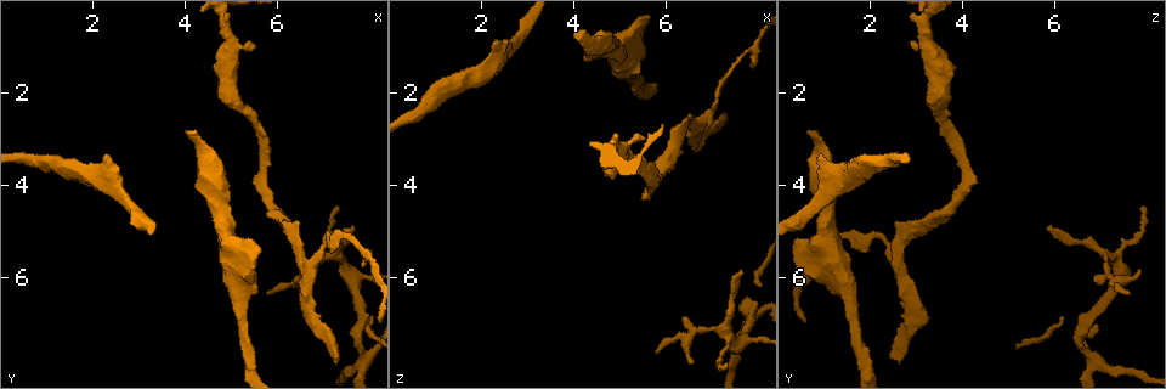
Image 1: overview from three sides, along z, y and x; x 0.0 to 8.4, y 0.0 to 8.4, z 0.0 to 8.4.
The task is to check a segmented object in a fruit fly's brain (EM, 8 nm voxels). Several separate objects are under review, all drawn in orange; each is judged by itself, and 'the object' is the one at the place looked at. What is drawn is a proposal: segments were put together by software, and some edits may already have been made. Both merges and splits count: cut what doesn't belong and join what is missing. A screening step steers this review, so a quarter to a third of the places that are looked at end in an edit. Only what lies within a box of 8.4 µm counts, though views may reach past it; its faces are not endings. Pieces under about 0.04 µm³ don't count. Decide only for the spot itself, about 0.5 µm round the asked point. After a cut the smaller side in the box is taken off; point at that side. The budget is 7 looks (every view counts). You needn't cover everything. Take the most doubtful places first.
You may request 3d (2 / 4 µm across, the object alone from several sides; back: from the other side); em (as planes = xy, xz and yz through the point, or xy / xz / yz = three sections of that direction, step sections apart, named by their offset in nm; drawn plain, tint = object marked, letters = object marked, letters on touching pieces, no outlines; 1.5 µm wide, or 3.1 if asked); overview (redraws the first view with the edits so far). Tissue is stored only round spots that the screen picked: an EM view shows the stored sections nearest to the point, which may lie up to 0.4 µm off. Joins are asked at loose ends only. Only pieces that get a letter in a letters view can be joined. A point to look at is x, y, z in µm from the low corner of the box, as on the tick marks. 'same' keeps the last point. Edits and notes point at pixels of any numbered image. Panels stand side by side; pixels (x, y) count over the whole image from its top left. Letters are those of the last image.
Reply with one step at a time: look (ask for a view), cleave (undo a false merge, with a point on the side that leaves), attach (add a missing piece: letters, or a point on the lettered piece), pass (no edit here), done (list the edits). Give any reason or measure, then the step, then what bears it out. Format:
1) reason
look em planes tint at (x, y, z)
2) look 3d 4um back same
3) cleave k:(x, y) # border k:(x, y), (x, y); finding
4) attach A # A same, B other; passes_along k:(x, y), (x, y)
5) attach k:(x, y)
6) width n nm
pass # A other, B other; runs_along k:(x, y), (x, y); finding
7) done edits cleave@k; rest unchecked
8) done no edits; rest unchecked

thin end
look em xz step 8 letters at (7.80, 5.75, 1.40)

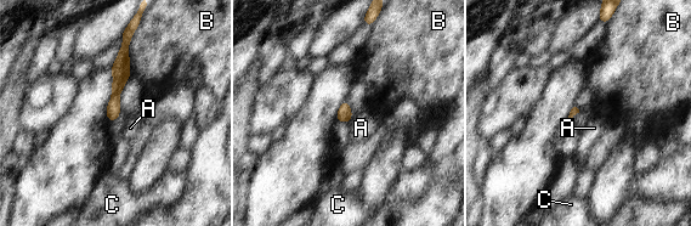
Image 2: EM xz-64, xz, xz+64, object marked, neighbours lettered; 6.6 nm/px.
pass # A other, B other, C other; runs_along 2:(125, 49), (111, 118); none of them fits

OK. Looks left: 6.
free end
look em xz step 8 tint at (4.25, 2.80, 0.70)

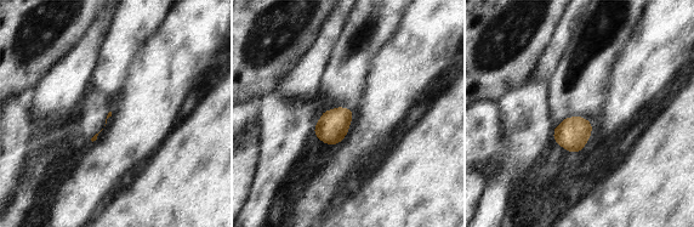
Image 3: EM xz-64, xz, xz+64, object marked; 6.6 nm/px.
look em xz step 8 letters same

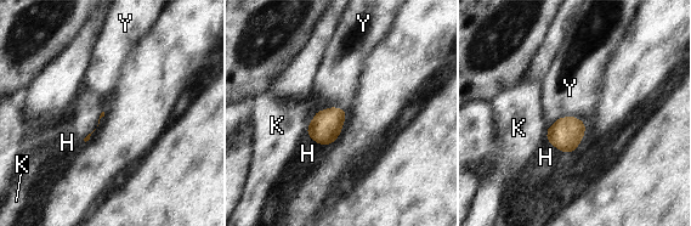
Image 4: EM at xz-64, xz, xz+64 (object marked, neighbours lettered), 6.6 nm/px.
attach H # H same, K other, Y other; the neuron continues

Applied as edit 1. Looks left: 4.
done edits attach@4; rest unchecked

